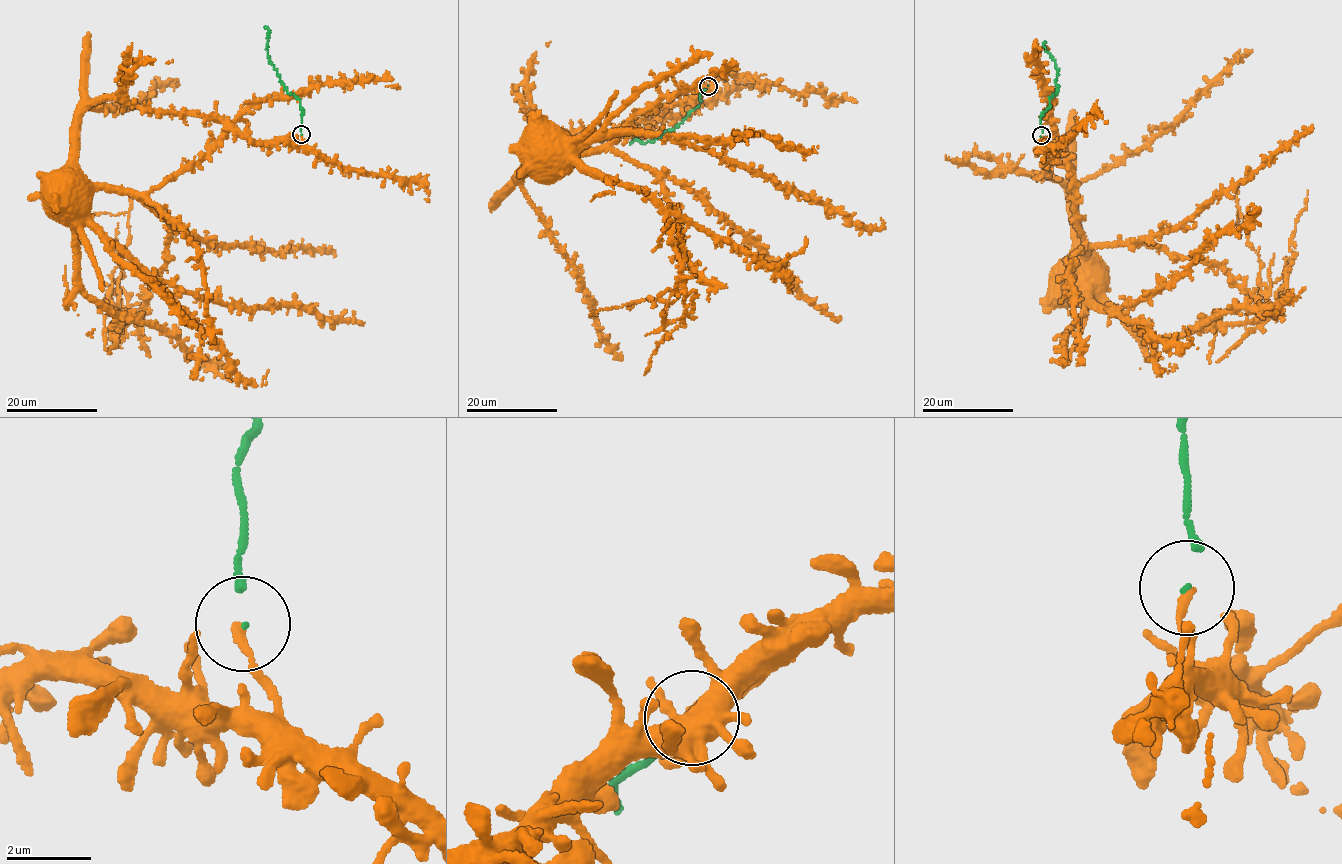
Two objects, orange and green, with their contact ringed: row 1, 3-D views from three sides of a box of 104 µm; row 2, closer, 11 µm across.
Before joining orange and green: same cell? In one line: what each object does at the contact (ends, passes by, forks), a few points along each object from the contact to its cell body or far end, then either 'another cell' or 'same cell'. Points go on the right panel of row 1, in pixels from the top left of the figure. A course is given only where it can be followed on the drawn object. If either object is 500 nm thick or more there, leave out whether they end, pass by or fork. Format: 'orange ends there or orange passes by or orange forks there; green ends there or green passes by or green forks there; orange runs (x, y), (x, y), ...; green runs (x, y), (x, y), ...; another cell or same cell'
orange ends there; green ends there; orange runs (1041, 136), (1049, 159), (1057, 150), (1074, 182), (1082, 253), (1103, 285), (1095, 300); green runs (1041, 136), (1041, 117), (1058, 86), (1056, 64), (1044, 46), (1046, 42); another cell

